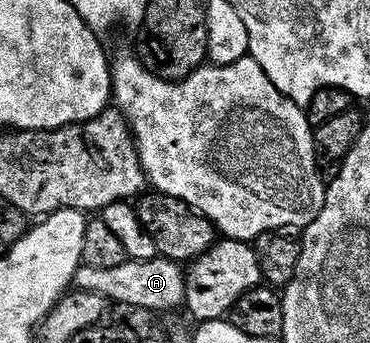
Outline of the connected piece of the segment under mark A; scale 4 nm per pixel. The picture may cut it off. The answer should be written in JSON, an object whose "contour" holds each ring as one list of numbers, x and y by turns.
{"contour":[[158,256,147,260,129,258,123,264,115,264,115,268,95,268,82,264,77,267,72,285,79,290,99,292,99,296,118,306,138,306,160,312,184,303,185,279,186,271,178,263]]}

